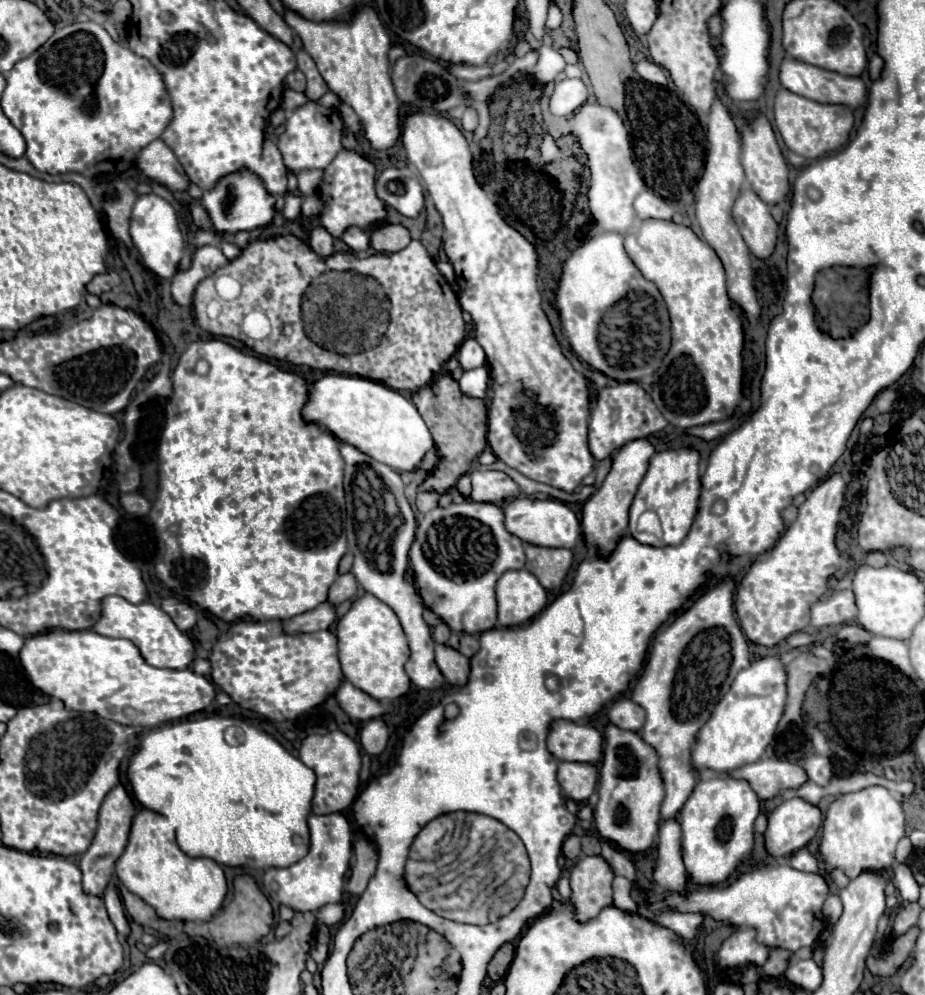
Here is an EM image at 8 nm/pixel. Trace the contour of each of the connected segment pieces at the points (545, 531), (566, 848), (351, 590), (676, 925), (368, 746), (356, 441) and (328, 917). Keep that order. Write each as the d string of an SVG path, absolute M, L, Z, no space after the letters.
M526 496L514 498L504 504L504 526L522 542L546 548L574 548L580 538L580 522L576 514L560 500L534 500Z
M570 834L562 844L562 852L568 860L576 860L580 856L580 838L576 834Z
M342 574L336 578L336 582L330 586L328 590L328 604L338 606L346 600L350 600L358 590L358 582L352 574Z
M672 914L672 916L664 918L662 926L674 930L684 940L692 940L696 936L696 930L698 930L698 926L702 922L704 922L704 916L696 916L696 914Z
M372 718L360 730L360 744L368 754L380 754L388 742L388 726L380 718Z
M326 374L308 388L308 400L302 408L302 418L328 430L340 442L346 442L370 458L388 464L398 472L418 468L424 454L434 448L432 436L420 420L416 406L400 392L360 376Z
M336 902L336 904L326 904L324 908L320 908L316 912L318 922L326 924L326 926L334 926L344 918L344 910L346 910L346 902Z

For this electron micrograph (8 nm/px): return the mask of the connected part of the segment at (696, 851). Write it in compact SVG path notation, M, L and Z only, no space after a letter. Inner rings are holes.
M728 776L698 780L694 790L680 812L682 860L690 882L698 886L724 884L754 846L754 820L760 814L760 800L750 784Z

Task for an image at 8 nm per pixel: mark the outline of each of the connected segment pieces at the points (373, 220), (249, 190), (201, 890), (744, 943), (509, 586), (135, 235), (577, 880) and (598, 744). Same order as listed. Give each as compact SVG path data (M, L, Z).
M342 150L332 164L324 170L324 180L318 188L318 194L324 200L324 214L318 216L320 224L328 224L332 228L332 236L340 238L344 228L348 226L360 226L360 228L370 228L372 224L378 224L380 220L386 220L386 208L376 200L374 192L374 178L376 178L376 168L370 160L364 156L356 154L354 150Z
M242 170L242 172L234 172L234 174L224 176L214 190L204 192L200 202L206 206L218 234L224 234L224 232L234 234L240 230L250 232L254 228L268 226L274 216L274 200L276 198L268 196L268 192L266 192L264 184L260 184L258 176L254 176L248 170Z
M142 808L132 820L128 844L116 860L116 876L132 894L152 904L158 916L166 920L210 920L220 910L228 892L220 864L210 858L186 856L176 844L172 824L148 808Z
M738 928L728 940L724 940L718 952L720 970L740 968L748 964L762 966L768 958L768 946L754 940L756 932L752 928Z
M510 570L496 582L498 624L520 626L546 606L546 590L528 570Z
M144 194L136 200L130 218L130 238L138 248L144 266L158 278L172 278L178 272L178 264L184 252L184 236L178 226L176 210L156 194Z
M584 856L578 860L570 874L570 902L576 906L576 918L580 922L612 906L612 878L614 872L602 856Z
M554 720L546 736L546 746L558 762L596 764L602 756L602 734L588 724Z

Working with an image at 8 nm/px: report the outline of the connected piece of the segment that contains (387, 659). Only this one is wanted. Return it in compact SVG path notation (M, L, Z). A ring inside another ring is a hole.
M362 594L352 602L352 608L336 622L338 656L344 678L356 688L364 688L376 700L394 700L408 692L410 680L404 664L410 656L406 634L396 612L372 594Z

